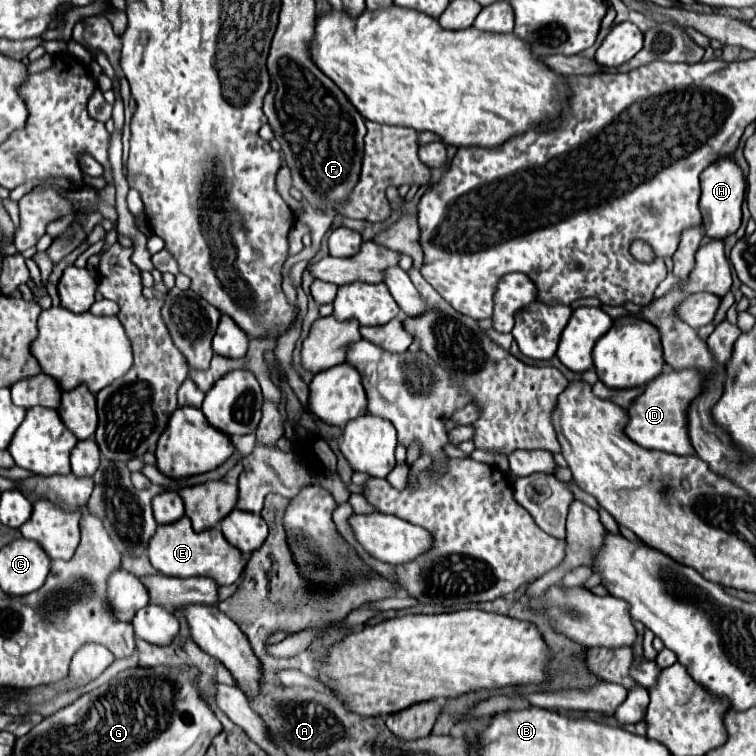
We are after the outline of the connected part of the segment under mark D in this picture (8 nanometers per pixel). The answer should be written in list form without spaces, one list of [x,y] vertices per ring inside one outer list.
[[[681,369],[681,371],[665,371],[657,379],[653,379],[645,393],[639,395],[629,407],[629,425],[625,433],[645,449],[657,449],[675,455],[693,455],[693,445],[689,441],[687,431],[687,409],[695,397],[703,393],[705,375],[697,369]]]

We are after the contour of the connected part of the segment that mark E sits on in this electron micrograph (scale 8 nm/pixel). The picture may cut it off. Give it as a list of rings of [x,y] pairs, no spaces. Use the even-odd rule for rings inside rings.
[[[189,517],[157,527],[153,539],[149,541],[149,559],[151,559],[151,565],[163,575],[169,575],[169,577],[201,575],[201,577],[213,579],[217,585],[233,585],[241,577],[247,565],[241,551],[233,547],[217,527],[195,533]]]

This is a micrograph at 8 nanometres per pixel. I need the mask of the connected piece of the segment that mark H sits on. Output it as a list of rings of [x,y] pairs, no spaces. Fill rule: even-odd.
[[[719,159],[701,173],[701,199],[699,207],[703,213],[703,229],[711,239],[725,239],[735,233],[741,225],[741,203],[745,197],[745,177],[737,163],[731,159]]]

